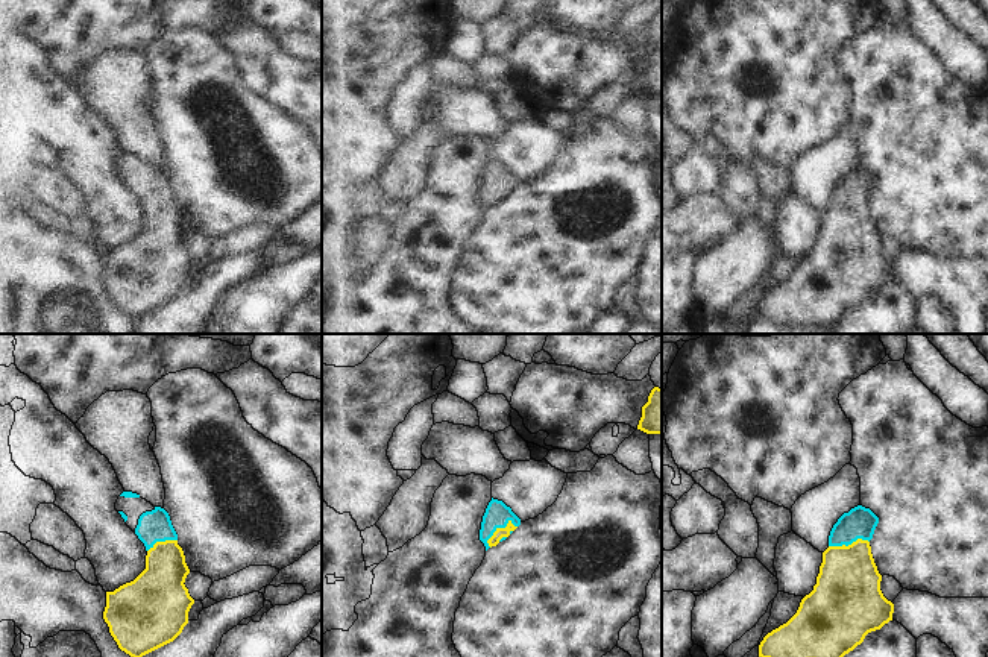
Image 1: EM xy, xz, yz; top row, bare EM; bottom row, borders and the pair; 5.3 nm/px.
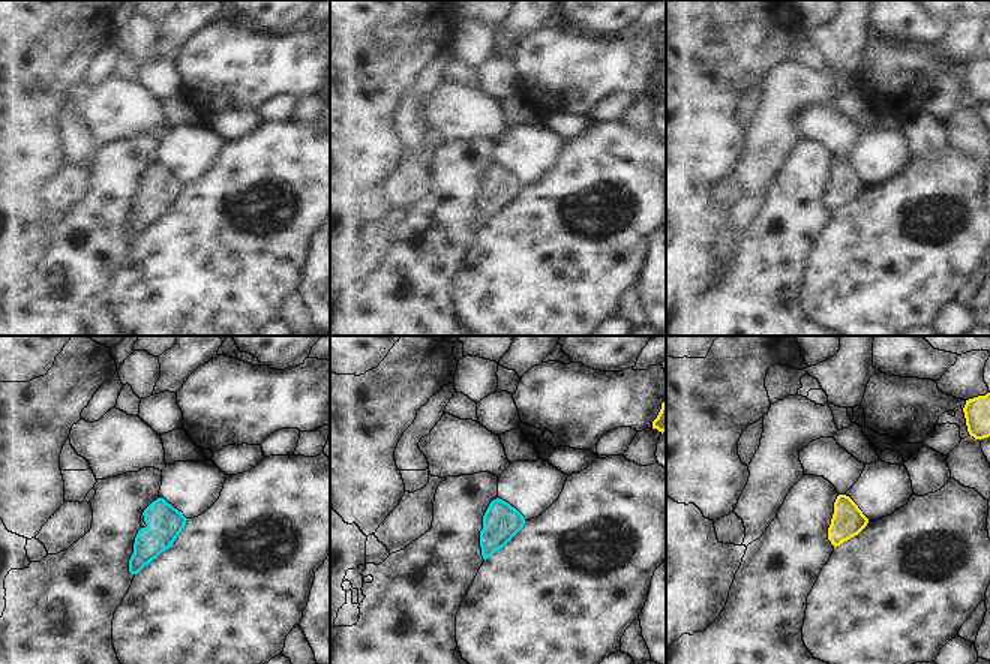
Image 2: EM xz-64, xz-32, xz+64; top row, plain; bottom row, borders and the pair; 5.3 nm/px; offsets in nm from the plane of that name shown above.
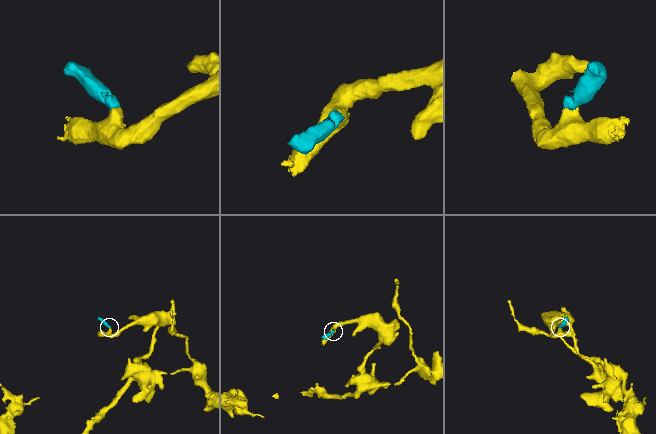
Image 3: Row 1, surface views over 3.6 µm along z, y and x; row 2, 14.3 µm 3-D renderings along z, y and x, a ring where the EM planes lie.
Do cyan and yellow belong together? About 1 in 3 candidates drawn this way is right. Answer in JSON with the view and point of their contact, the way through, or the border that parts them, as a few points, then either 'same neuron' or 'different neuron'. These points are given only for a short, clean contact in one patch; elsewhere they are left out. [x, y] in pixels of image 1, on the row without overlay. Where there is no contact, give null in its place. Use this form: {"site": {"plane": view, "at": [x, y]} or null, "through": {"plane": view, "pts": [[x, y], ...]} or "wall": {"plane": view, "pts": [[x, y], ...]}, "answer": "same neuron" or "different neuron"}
{"site": {"plane": "xz", "at": [495, 190]}, "through": {"plane": "xz", "pts": [[497, 175], [495, 190], [500, 193]]}, "answer": "same neuron"}

